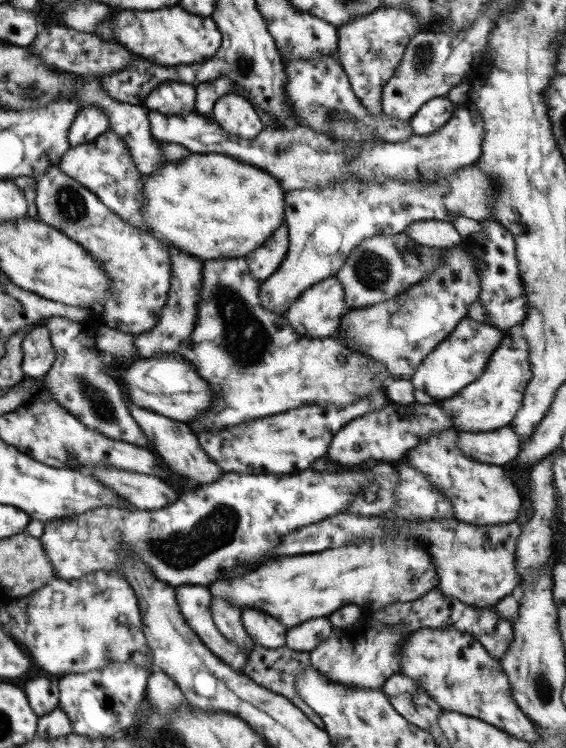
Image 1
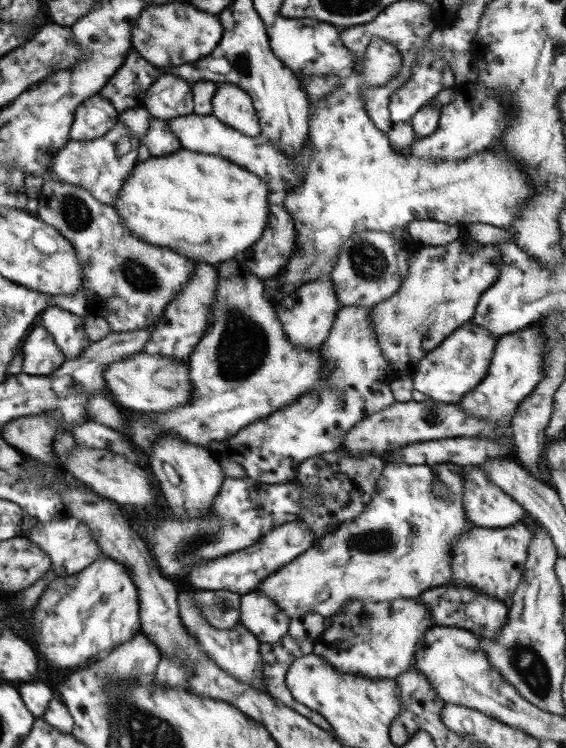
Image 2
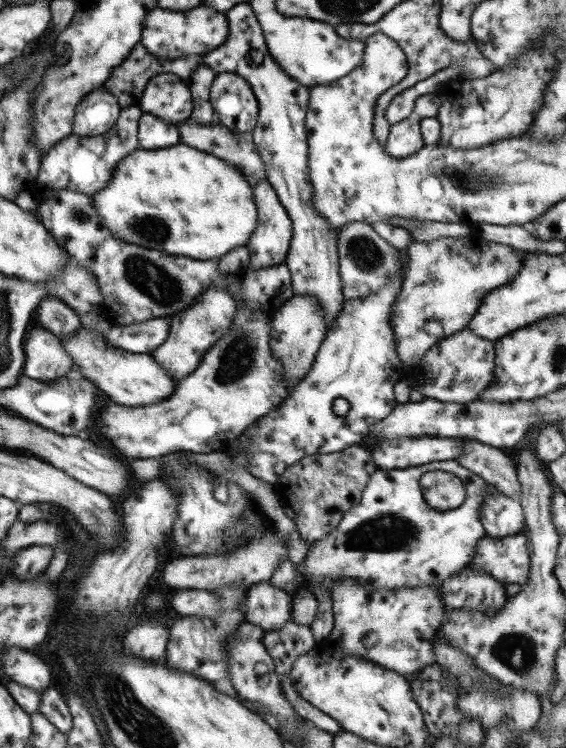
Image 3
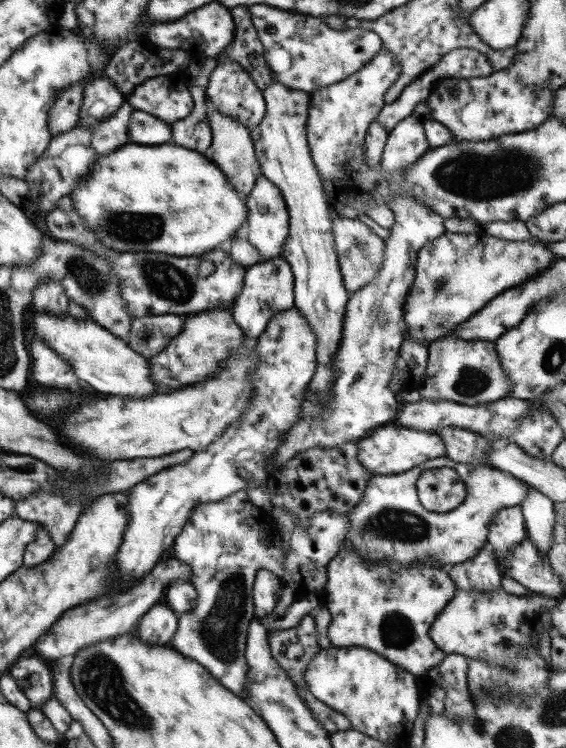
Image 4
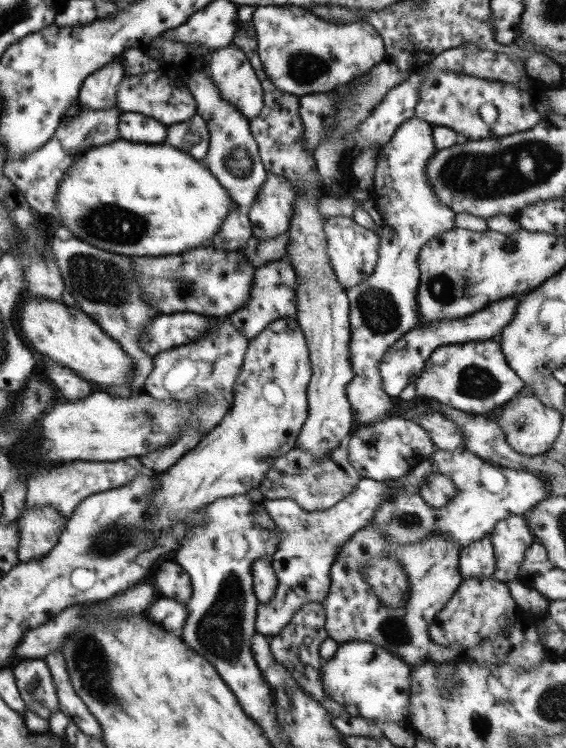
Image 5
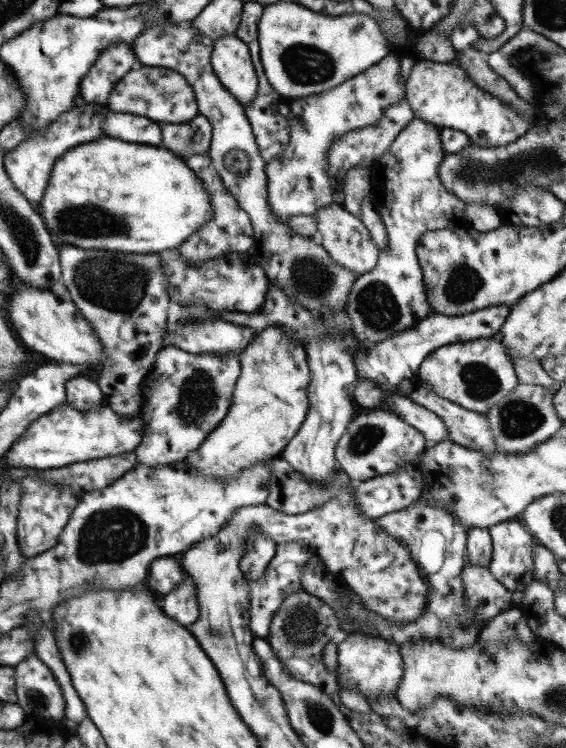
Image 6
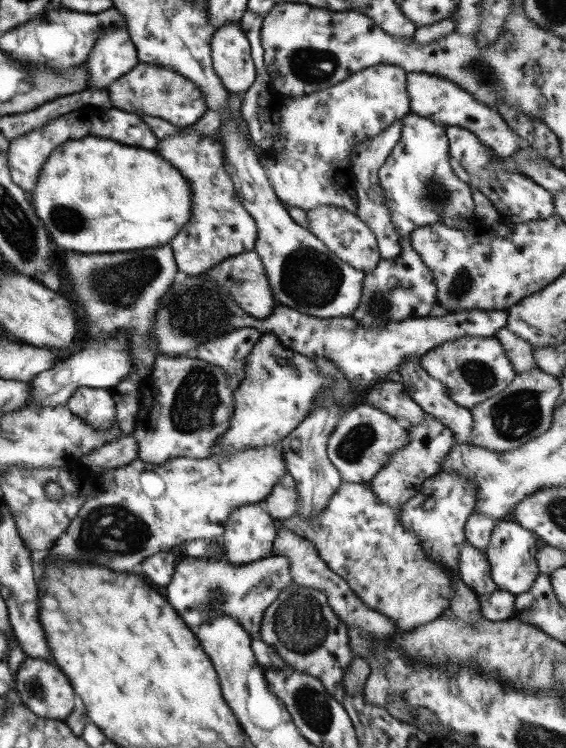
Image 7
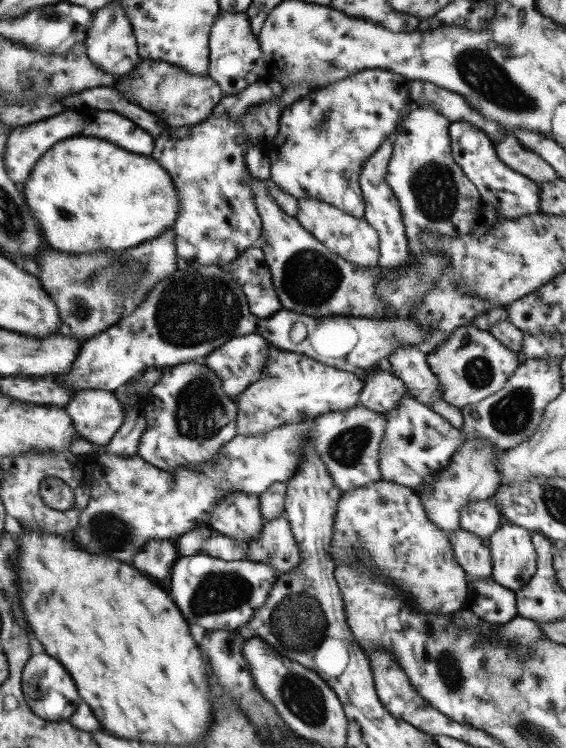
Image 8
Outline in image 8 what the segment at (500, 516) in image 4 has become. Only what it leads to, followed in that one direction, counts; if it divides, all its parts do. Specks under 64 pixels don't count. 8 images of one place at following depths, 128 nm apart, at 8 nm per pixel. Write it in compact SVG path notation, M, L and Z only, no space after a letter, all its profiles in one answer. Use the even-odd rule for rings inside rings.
M504 521L487 538L491 557L491 577L509 590L521 589L537 566L530 531Z

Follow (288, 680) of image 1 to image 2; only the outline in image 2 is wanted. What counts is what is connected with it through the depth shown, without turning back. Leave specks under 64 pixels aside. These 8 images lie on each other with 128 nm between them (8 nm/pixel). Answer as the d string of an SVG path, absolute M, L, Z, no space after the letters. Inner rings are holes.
M285 634L276 643L260 643L259 655L261 655L261 675L263 675L263 683L265 690L271 696L285 706L289 706L308 718L313 724L319 728L331 732L331 725L317 712L299 704L289 692L285 684L285 673L289 669L289 665L296 658L305 656L312 652L317 646L316 642L309 639L297 639Z

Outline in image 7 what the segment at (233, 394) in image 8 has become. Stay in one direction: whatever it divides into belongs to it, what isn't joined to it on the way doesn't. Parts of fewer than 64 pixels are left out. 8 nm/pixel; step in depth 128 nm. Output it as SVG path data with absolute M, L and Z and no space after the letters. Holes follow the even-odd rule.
M241 328L217 340L202 343L196 348L195 358L220 369L229 380L237 383L245 376L246 358L260 338L257 329Z

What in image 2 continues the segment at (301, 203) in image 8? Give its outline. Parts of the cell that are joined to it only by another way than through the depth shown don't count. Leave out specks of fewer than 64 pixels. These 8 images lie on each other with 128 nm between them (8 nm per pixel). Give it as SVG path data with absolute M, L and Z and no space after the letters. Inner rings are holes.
M363 230L347 237L347 240L341 245L341 249L339 249L338 259L329 274L329 280L332 283L338 302L343 307L372 307L374 304L389 298L397 291L401 281L407 275L409 252L403 244L397 244L391 231Z

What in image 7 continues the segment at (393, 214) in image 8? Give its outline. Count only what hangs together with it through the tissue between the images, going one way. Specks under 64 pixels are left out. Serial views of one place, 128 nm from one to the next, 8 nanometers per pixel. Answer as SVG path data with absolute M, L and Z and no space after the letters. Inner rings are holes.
M400 120L393 122L392 126L389 126L385 131L382 131L373 138L367 138L363 140L361 144L357 144L351 152L351 176L355 179L356 193L357 193L357 210L356 214L361 221L371 229L373 235L375 235L376 245L378 253L382 261L395 258L399 254L399 239L397 239L397 233L393 230L393 223L391 223L391 217L387 213L387 205L385 205L385 195L383 195L383 189L379 186L377 170L379 166L385 162L385 159L389 156L391 149L397 144L400 135Z

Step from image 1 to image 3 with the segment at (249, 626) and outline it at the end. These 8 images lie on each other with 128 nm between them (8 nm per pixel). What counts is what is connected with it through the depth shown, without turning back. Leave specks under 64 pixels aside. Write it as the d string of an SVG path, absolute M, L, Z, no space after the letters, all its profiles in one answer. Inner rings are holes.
M268 581L249 586L245 600L243 619L261 627L263 634L290 620L292 596Z

